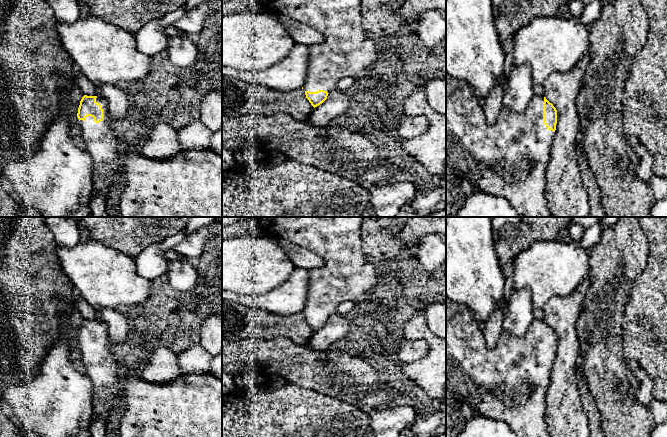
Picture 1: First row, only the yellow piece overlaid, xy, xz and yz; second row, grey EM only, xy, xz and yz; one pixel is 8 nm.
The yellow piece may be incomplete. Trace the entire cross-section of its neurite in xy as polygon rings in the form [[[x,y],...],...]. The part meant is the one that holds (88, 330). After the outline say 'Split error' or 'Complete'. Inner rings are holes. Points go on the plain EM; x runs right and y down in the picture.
[[[84,319],[80,325],[77,341],[81,349],[81,357],[86,375],[92,382],[93,416],[88,427],[91,437],[106,437],[106,426],[112,419],[117,420],[122,412],[124,399],[124,384],[129,376],[140,376],[143,368],[136,371],[127,370],[125,374],[115,356],[113,348],[108,343],[107,325],[101,320]]]. Split error

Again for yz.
[[[464,309],[463,312],[455,314],[450,319],[446,320],[446,397],[452,400],[460,401],[471,405],[479,415],[482,415],[493,420],[505,422],[516,434],[517,437],[549,437],[547,424],[545,422],[545,397],[547,388],[550,383],[550,374],[553,366],[554,356],[557,348],[557,334],[544,320],[534,319],[529,327],[529,330],[523,337],[516,337],[509,332],[502,331],[496,345],[493,348],[486,346],[483,333],[483,326],[478,324],[473,313]]]. Split error

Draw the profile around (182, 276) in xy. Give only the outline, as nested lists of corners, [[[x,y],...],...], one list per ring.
[[[185,257],[170,260],[166,275],[171,287],[180,292],[193,289],[199,278],[197,269]]]

